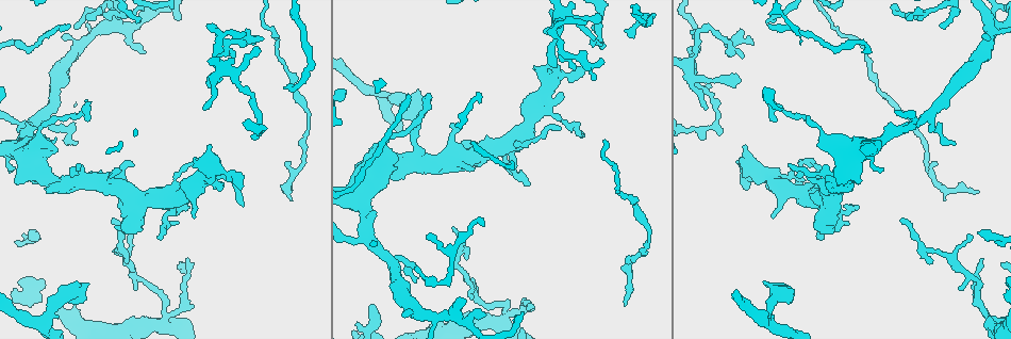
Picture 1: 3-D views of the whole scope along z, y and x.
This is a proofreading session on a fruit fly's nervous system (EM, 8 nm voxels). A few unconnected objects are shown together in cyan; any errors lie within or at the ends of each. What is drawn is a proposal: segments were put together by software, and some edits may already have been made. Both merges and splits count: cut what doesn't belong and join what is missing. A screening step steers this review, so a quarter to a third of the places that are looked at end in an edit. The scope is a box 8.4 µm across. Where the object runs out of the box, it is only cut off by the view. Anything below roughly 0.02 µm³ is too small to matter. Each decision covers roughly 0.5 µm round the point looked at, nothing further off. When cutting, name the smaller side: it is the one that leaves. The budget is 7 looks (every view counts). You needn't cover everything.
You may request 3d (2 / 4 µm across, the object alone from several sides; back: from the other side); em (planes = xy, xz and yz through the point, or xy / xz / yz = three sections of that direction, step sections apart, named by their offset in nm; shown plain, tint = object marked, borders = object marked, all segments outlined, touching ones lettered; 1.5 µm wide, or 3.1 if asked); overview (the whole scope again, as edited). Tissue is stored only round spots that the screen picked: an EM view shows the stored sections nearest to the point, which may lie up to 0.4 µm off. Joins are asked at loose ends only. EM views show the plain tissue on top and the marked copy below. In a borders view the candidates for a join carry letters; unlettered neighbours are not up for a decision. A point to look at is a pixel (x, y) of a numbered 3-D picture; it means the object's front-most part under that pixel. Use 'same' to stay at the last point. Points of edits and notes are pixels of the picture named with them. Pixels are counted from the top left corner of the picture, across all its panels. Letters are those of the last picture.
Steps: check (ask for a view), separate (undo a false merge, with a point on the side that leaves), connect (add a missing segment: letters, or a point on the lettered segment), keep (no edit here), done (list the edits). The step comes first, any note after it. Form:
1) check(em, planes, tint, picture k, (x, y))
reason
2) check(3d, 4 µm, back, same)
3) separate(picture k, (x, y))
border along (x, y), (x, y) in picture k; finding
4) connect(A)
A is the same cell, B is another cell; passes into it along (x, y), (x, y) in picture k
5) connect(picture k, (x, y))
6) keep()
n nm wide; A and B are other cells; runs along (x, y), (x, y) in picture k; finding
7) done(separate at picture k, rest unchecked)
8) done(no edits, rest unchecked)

check(3d, 4 µm, picture 1, (859, 206))
an open end

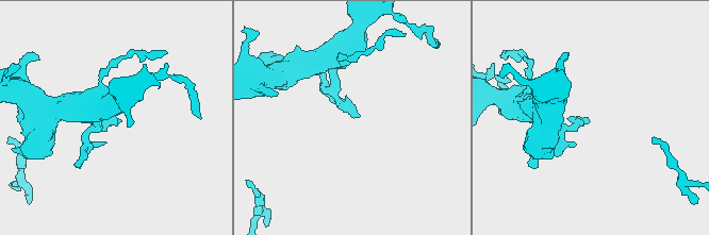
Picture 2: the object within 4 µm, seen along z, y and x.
check(em, planes, borders, picture 2, (590, 121))
shape alone is not enough

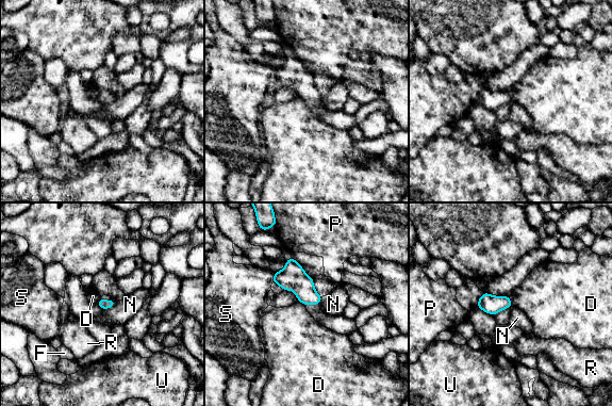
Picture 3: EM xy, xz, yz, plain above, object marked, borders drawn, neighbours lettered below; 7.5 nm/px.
keep()
N touches over 130 nm; D, F, N, P, R, S and U are other cells; border along (116, 302), (111, 307), (102, 310) in picture 3; none of them fits

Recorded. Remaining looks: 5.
check(3d, 2 µm, picture 1, (470, 295))
tapers out

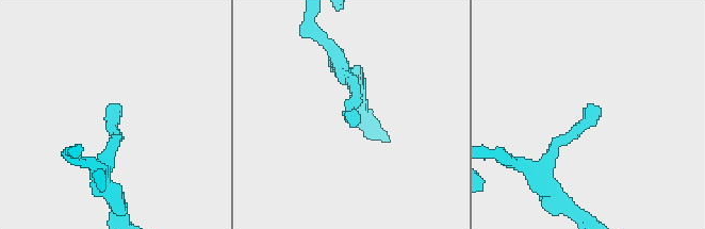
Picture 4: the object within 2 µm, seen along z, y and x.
check(em, xz, step 8, borders, picture 4, (351, 115))

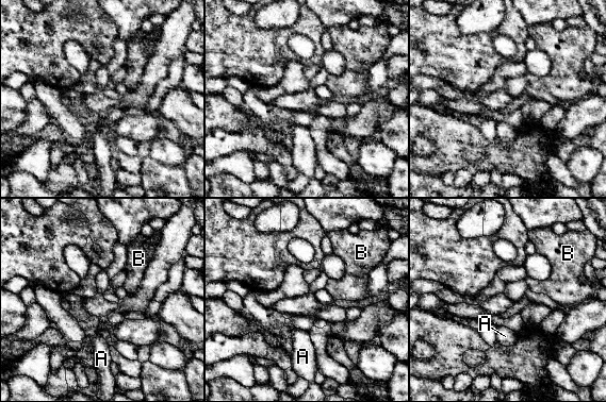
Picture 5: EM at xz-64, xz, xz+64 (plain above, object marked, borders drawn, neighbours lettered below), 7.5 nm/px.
check(em, planes, borders, same)
cut it another way

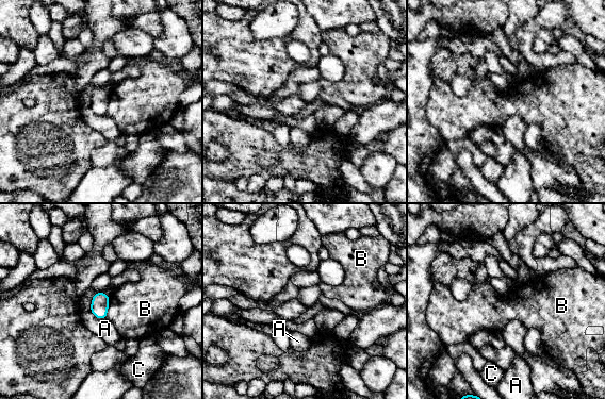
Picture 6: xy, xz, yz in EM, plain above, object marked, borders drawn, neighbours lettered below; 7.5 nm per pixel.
keep()
B touches over 170 nm; A, B and C are other cells; border along (110, 296), (108, 312), (104, 317) in picture 6; no lettered segment goes on from it

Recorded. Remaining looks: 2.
check(em, planes, borders, picture 1, (196, 157))
stops while still wide

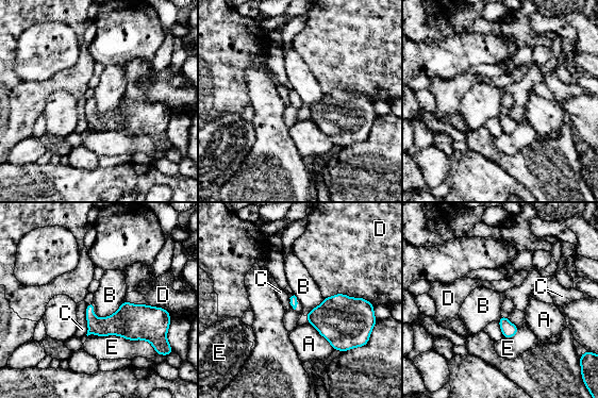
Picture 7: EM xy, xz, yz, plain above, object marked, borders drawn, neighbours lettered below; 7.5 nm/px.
keep()
A, B, C, D and E are other cells; border along (123, 301), (110, 315), (97, 317) in picture 7; no lettered segment goes on from it

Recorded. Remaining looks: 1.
done(no edits, rest unchecked)

